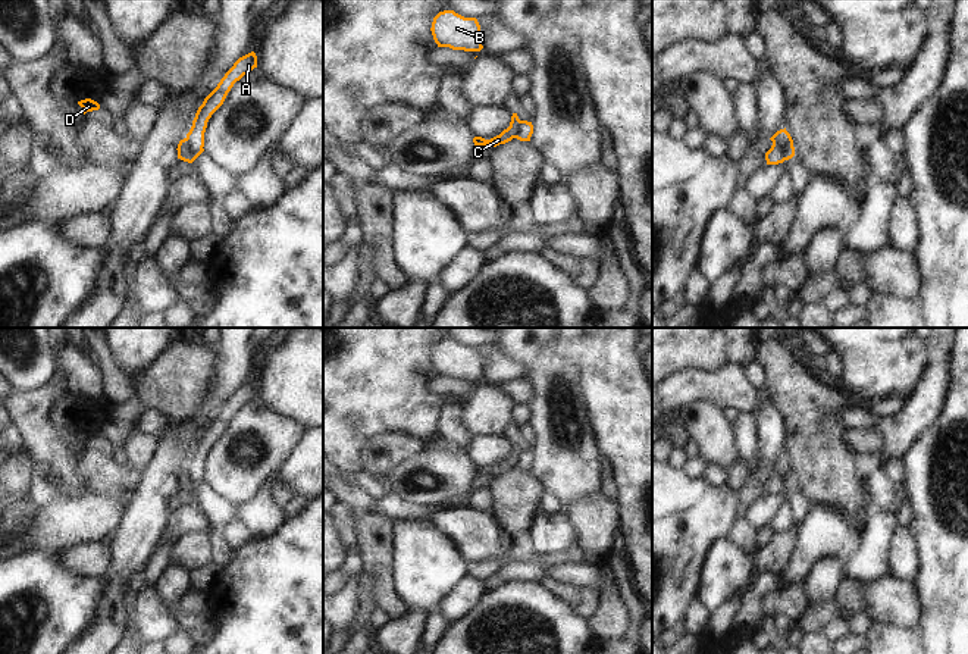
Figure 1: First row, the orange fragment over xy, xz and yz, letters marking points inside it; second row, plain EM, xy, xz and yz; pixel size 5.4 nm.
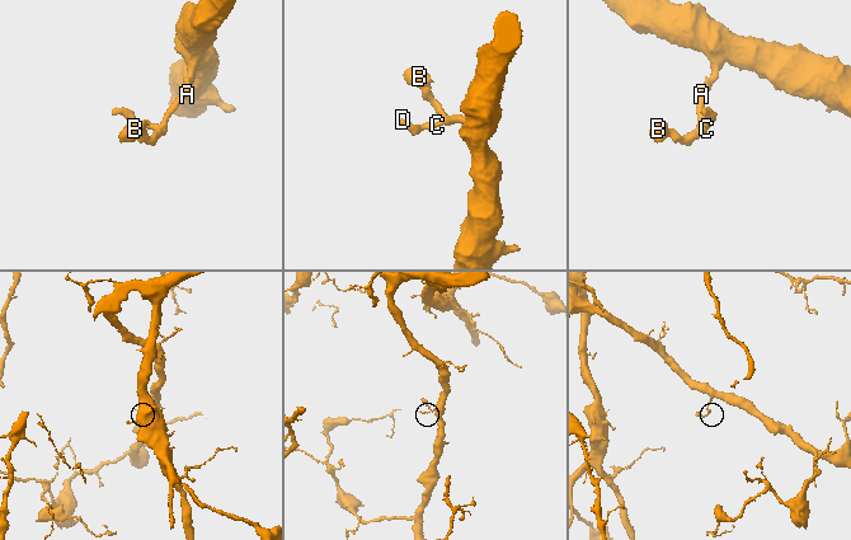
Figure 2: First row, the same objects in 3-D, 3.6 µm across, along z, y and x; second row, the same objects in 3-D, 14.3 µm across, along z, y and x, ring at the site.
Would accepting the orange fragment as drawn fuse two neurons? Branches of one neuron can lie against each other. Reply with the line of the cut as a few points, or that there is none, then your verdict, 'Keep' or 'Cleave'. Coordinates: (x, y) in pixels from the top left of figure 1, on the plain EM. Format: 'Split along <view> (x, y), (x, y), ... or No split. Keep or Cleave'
Split along xy (184, 468), (194, 488). Cleave.

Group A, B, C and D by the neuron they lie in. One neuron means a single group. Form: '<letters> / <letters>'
A / B C D

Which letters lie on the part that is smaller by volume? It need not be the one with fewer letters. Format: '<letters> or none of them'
B, C, D

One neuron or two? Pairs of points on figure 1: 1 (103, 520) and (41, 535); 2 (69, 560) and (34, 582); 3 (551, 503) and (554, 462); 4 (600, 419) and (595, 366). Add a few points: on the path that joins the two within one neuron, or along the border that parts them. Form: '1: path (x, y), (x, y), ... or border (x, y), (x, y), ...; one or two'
1: path (88, 520), (72, 520), (56, 526); one
2: border (55, 553), (68, 569), (96, 578); two
3: border (545, 490), (557, 498), (560, 512); two
4: path (600, 406), (600, 379); one

